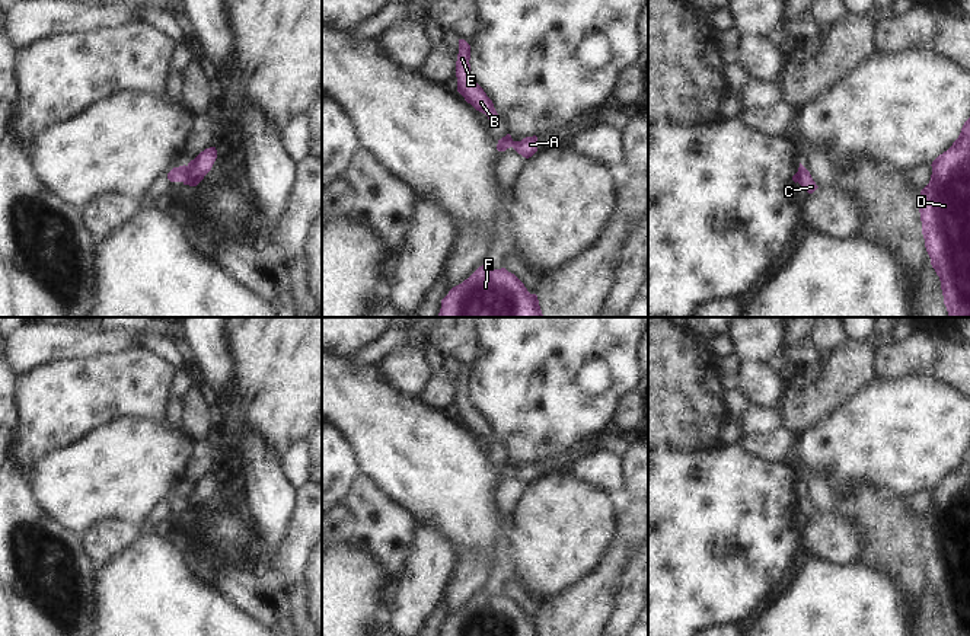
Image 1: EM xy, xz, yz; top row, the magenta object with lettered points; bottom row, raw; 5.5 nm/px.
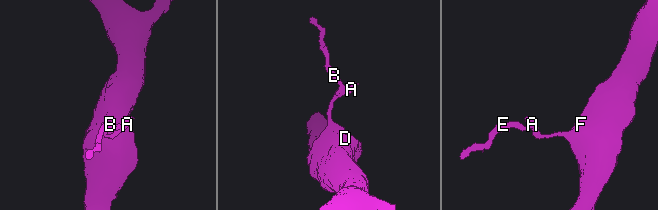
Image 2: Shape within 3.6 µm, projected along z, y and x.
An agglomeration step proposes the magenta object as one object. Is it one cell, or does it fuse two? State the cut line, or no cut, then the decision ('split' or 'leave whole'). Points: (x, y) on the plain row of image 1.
cut xy (187, 492), (187, 505), (184, 508); split

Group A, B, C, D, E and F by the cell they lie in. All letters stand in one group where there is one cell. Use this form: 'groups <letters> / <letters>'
groups A C D F / B E

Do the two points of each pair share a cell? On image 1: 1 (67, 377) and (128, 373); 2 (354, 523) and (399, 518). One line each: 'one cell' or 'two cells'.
1: one cell
2: one cell

